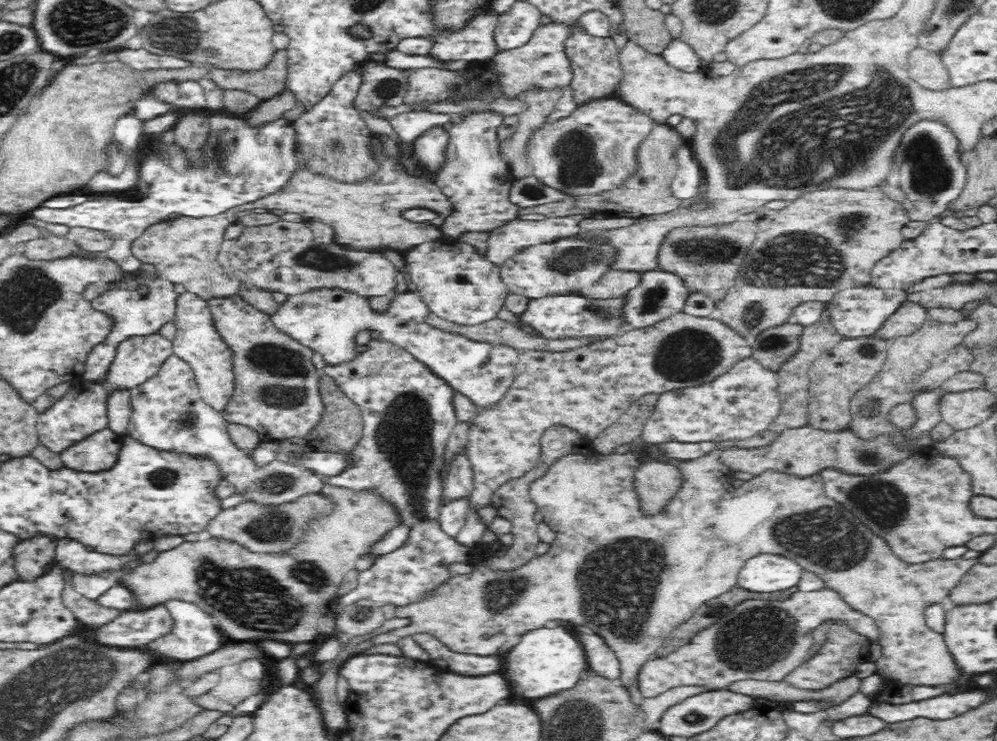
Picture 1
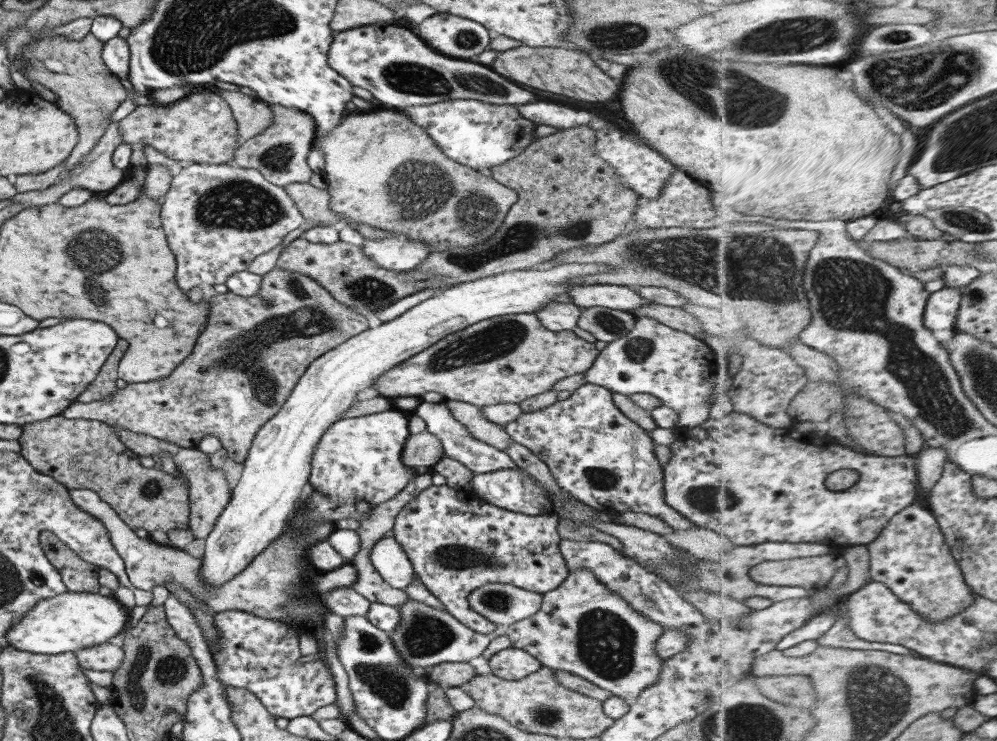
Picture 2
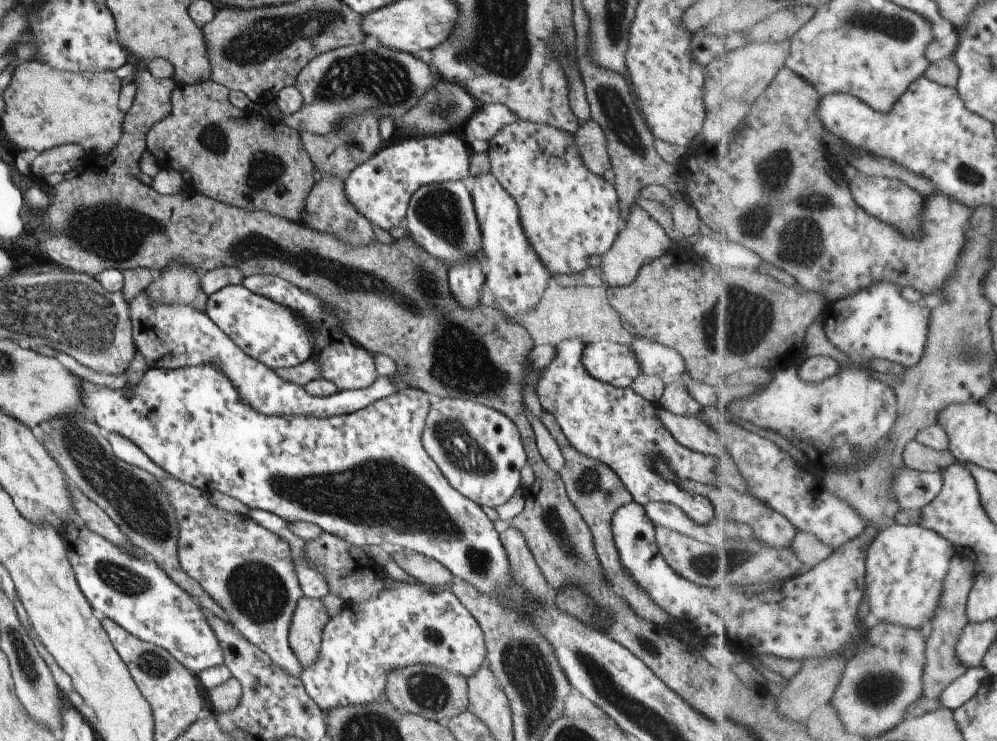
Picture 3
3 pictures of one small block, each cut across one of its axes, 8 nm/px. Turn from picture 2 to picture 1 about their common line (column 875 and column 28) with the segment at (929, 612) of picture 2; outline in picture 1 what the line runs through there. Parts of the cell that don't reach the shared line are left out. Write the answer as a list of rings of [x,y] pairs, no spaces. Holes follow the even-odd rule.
[[[42,536],[20,540],[17,545],[13,556],[17,558],[17,573],[24,581],[34,581],[40,577],[42,568],[55,560],[55,549],[58,547],[56,538]]]

